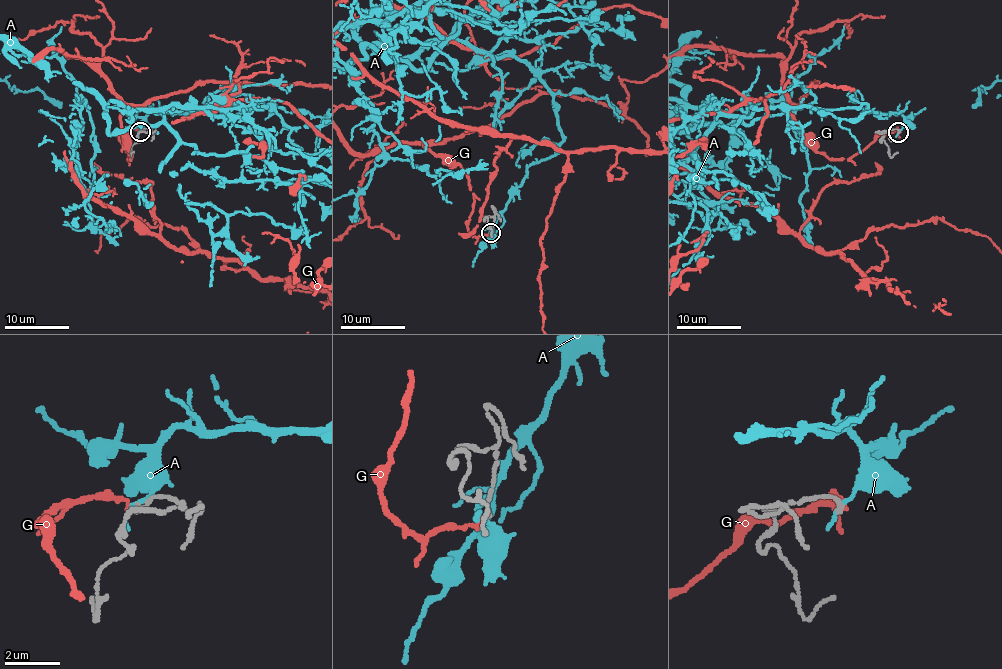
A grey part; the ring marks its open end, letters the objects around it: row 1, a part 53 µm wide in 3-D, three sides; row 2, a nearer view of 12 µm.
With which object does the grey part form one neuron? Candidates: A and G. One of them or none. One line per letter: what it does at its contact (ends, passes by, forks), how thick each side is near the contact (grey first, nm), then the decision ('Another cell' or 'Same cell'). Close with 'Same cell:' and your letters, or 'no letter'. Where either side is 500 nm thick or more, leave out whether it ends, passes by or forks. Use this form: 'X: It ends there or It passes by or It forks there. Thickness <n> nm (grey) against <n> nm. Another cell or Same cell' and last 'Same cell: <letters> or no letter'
A: It ends there. Thickness 140 nm (grey) against 150 nm. Another cell
G: It ends there. Thickness 140 nm (grey) against 110 nm. Same cell
Same cell: G

